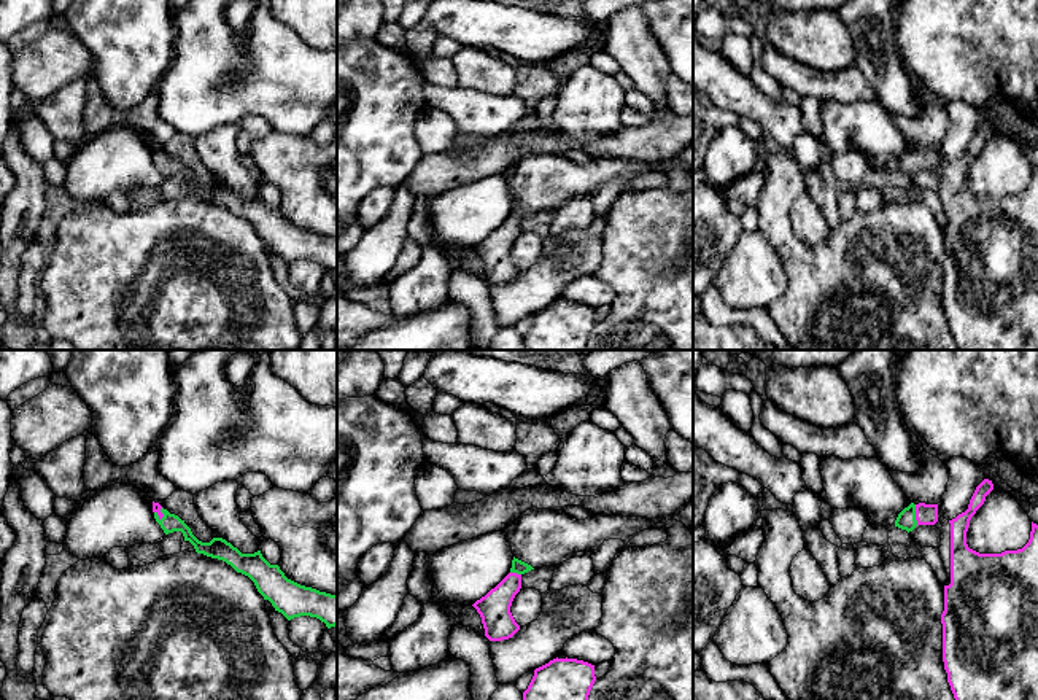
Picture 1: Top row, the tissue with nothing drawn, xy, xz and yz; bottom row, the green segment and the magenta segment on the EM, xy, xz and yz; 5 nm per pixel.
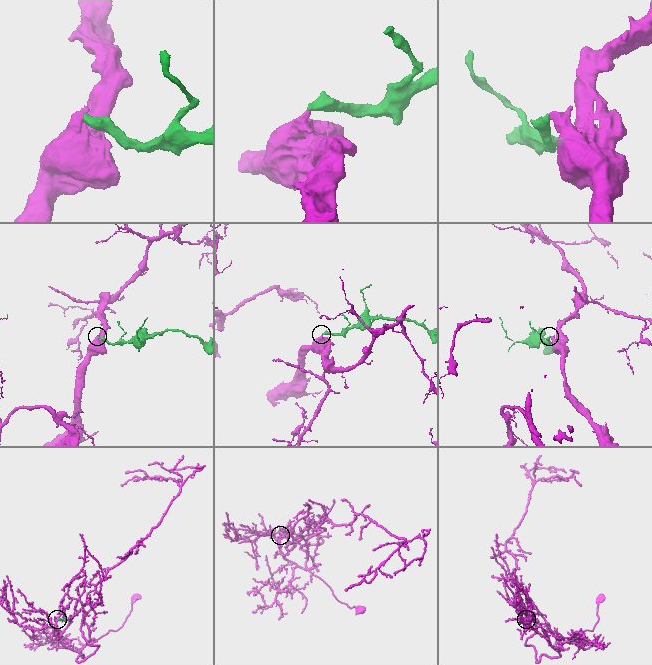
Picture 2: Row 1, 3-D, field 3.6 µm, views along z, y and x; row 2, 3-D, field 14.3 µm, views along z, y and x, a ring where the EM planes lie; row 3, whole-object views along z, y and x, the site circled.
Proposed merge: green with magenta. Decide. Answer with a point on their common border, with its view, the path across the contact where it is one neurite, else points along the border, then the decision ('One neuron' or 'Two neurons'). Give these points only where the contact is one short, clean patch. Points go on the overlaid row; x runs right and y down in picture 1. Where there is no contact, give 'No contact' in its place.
Touches green at yz (914, 514). Path across: yz (906, 521), (914, 514), (925, 514). One neuron

